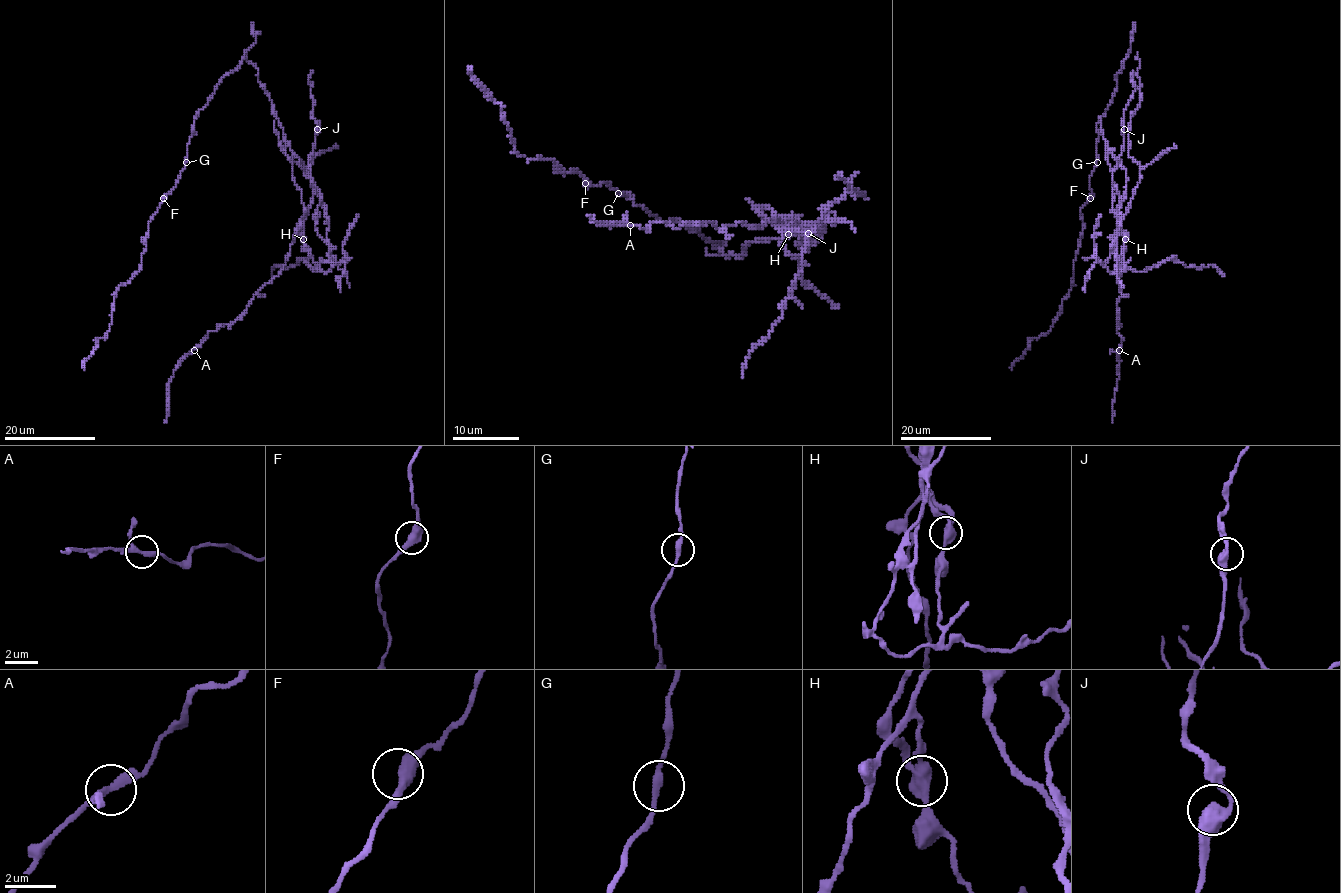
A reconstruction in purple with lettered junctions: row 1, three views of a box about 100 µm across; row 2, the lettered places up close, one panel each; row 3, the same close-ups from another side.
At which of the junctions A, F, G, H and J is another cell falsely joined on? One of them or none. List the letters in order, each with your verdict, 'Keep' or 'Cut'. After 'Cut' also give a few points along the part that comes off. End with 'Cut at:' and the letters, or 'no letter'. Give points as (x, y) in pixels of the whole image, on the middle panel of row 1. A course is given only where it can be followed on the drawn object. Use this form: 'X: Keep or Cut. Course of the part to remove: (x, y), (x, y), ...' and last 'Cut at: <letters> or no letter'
A: Keep
F: Keep
G: Keep
H: Cut. Course of the part to remove: (788, 234), (811, 233), (828, 206), (824, 226), (801, 254), (763, 238), (740, 256), (705, 252)
J: Keep
Cut at: H

